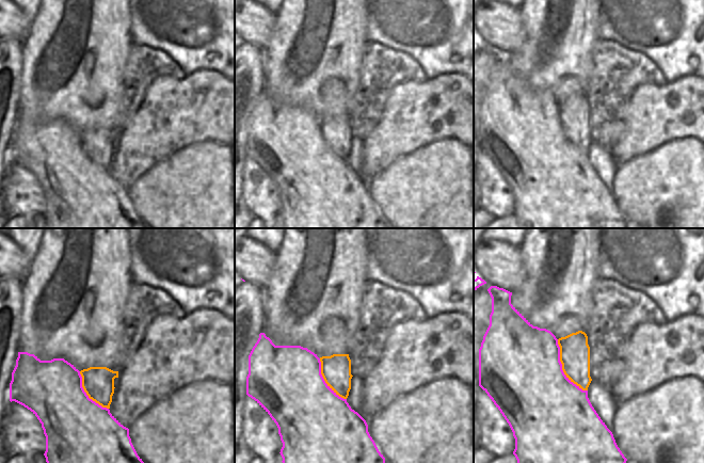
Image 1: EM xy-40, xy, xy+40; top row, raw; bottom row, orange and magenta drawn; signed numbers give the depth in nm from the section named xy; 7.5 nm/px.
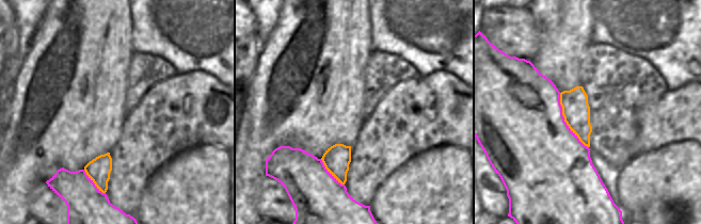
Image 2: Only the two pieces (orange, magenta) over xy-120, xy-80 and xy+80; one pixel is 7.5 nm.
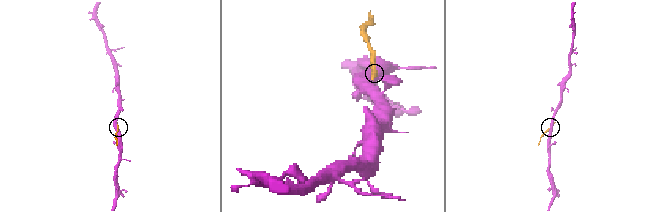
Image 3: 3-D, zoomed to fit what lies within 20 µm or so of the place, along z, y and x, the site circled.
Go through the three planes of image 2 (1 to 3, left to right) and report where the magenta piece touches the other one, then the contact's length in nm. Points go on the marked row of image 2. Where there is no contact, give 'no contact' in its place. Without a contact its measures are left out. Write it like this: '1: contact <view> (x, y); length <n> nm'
1: contact xy-120 (93, 181); length 240 nm
2: contact xy-80 (331, 173); length 260 nm
3: contact xy+80 (564, 121); length 460 nm

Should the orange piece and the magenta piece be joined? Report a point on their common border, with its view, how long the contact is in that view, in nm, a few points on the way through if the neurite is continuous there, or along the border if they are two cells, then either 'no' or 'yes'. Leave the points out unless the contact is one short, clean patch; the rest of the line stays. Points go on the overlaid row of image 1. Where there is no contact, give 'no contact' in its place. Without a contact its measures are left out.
xy+40 (562, 368) | 460 nm | no

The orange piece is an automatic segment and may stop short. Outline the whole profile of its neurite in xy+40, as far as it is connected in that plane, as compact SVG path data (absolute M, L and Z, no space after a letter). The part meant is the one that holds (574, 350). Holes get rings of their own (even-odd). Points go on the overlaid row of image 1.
M578 331L558 339L560 362L566 378L582 390L588 390L590 377L590 347L588 336Z

